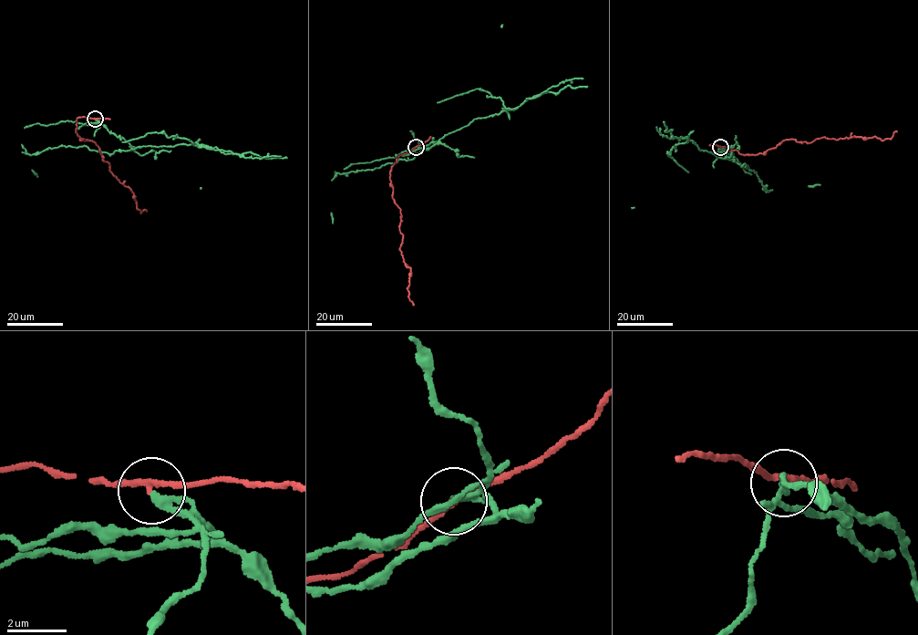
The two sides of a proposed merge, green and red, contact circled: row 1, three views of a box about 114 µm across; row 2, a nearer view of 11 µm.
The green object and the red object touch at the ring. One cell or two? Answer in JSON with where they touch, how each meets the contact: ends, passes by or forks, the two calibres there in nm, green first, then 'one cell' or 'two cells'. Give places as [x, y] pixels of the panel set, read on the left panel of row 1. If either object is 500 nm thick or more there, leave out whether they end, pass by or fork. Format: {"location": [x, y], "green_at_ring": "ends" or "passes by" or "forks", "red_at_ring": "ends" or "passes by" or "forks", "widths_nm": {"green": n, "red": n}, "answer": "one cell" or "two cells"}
{"location": [95, 119], "green_at_ring": "ends", "red_at_ring": "passes by", "widths_nm": {"green": 260, "red": 170}, "answer": "two cells"}

